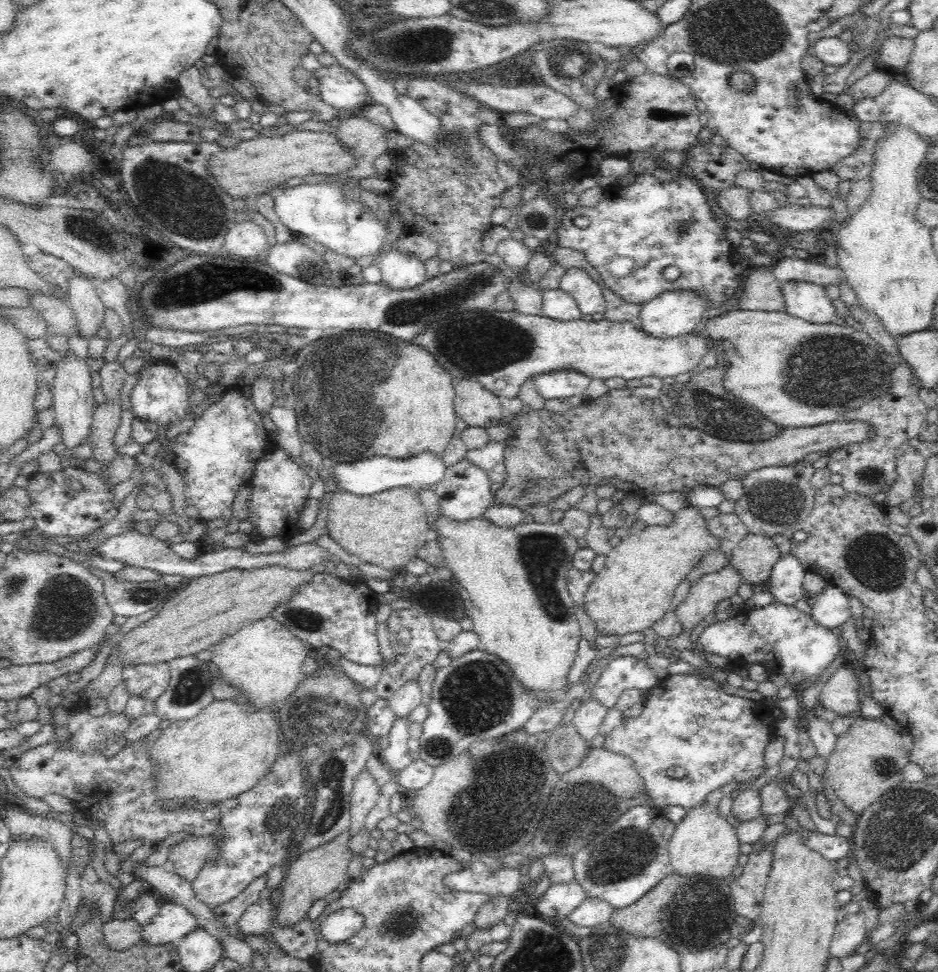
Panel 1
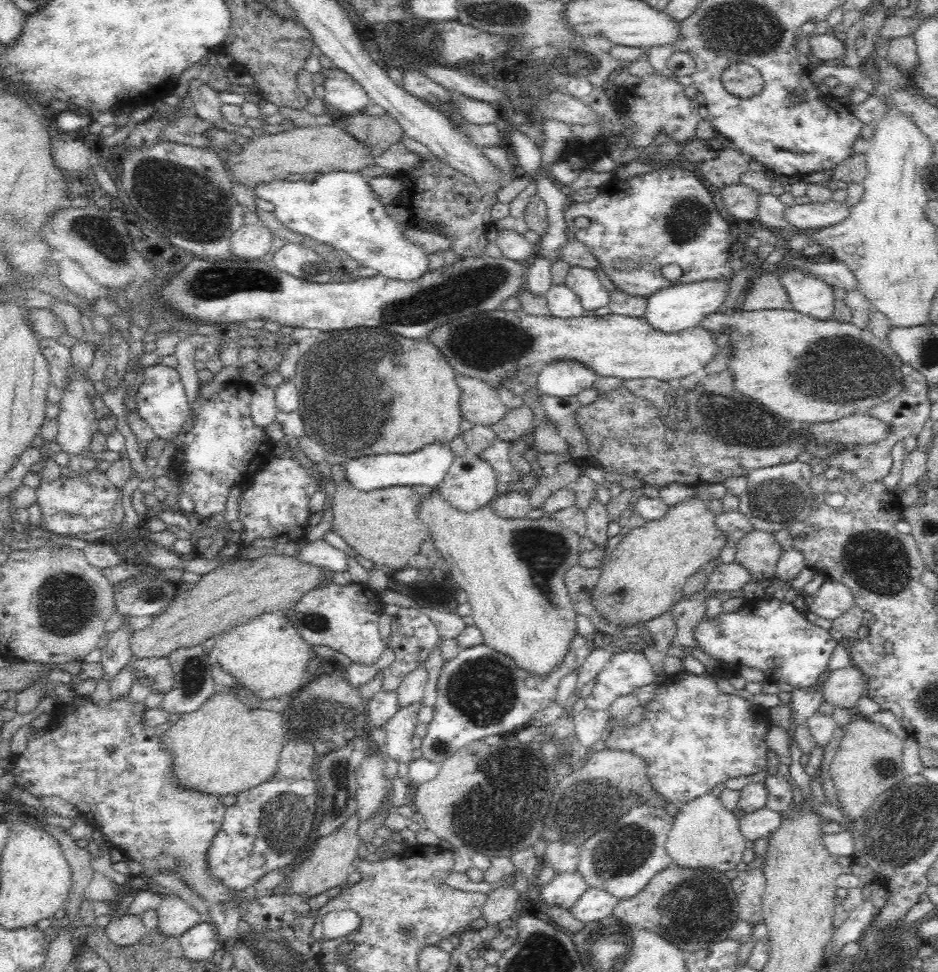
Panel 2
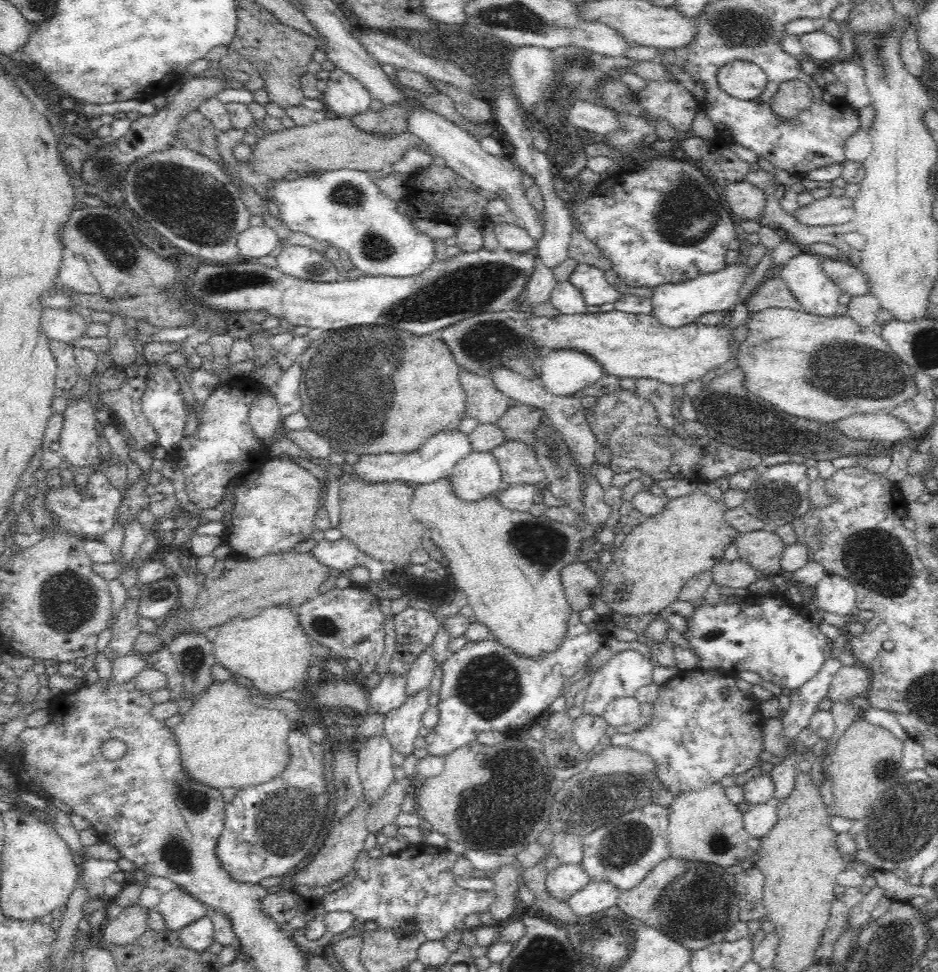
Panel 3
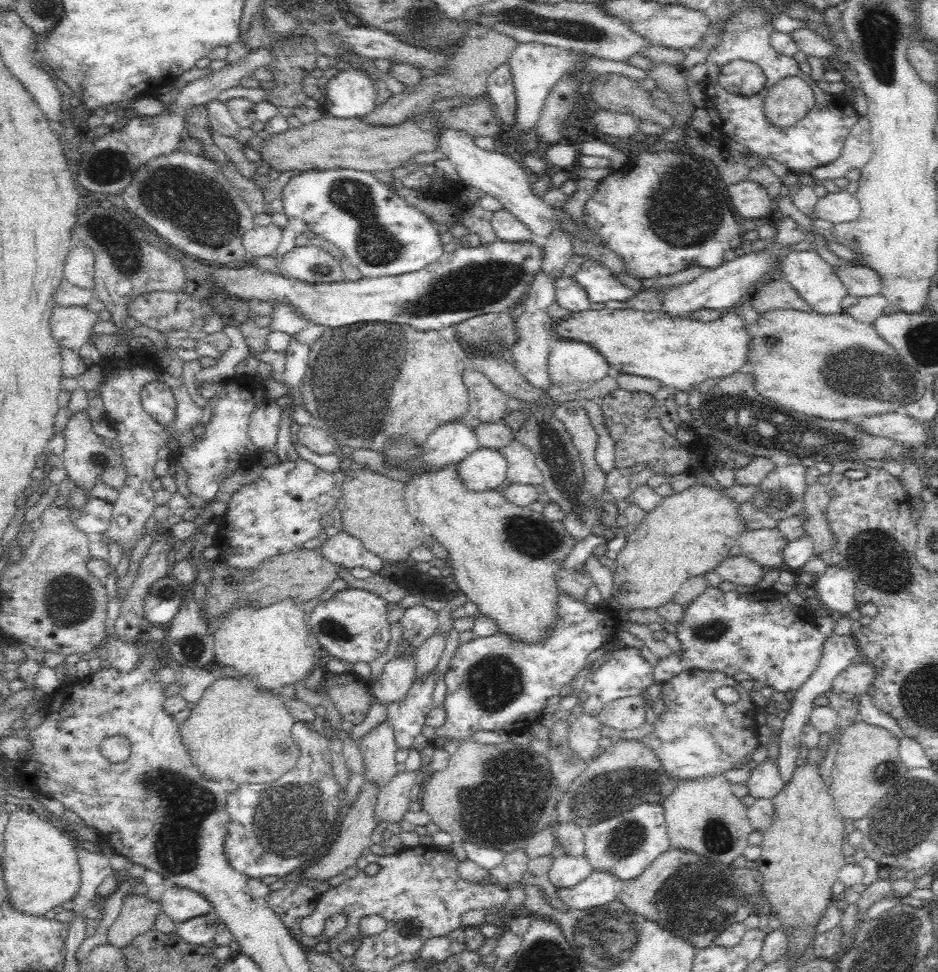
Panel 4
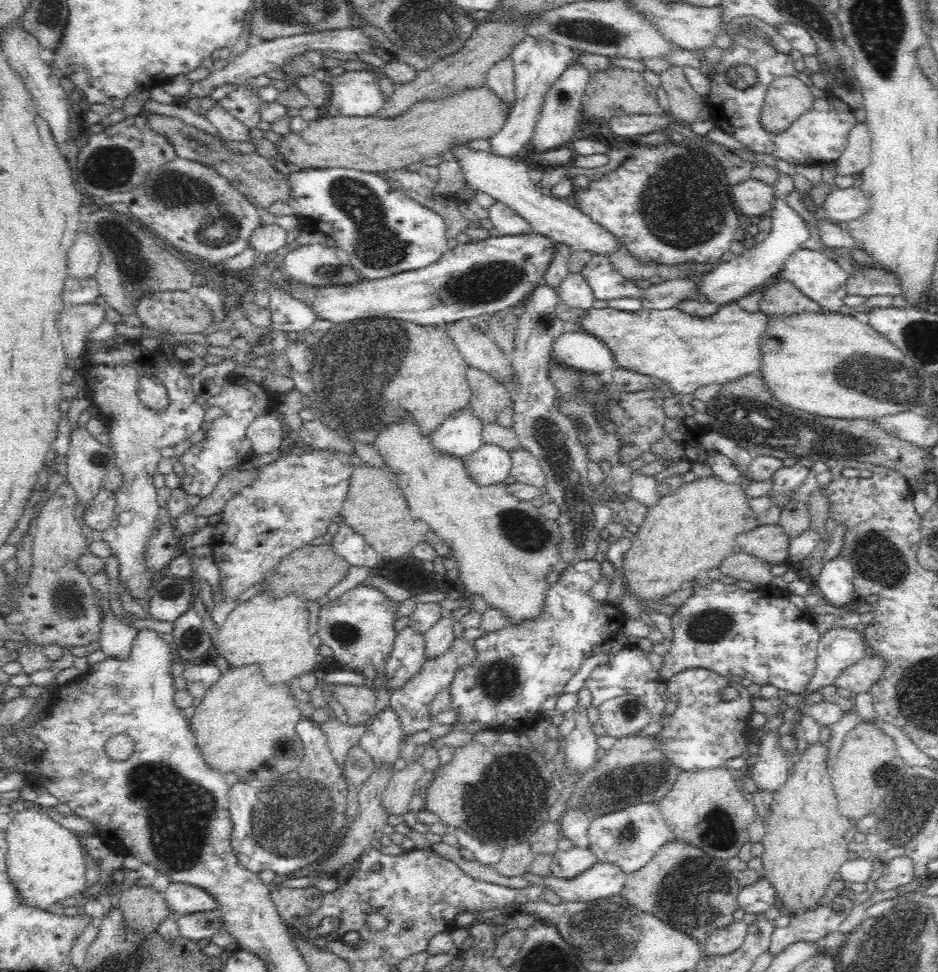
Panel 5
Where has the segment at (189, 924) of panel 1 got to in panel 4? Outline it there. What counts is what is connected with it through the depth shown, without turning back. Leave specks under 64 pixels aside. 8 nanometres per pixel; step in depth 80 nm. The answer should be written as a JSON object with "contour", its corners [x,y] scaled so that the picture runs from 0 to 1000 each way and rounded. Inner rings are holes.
{"contour":[[[186,910],[177,913],[170,926],[174,938],[189,952],[200,944],[222,940],[226,936],[224,928],[212,918]]]}

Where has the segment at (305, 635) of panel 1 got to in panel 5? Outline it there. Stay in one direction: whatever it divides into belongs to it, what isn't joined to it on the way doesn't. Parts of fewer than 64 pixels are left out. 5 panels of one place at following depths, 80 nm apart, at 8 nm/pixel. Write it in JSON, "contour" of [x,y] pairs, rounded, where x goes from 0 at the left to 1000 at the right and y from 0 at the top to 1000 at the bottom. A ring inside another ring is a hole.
{"contour":[[[384,601],[371,607],[364,615],[343,622],[338,644],[338,654],[356,670],[356,679],[383,691],[396,685],[405,693],[410,693],[412,681],[416,679],[422,656],[421,640],[426,619],[414,615],[399,603]]]}

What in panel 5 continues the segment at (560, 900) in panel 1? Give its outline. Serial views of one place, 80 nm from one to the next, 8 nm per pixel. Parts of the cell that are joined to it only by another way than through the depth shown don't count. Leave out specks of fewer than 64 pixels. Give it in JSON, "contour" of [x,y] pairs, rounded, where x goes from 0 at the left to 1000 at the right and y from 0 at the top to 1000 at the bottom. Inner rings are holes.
{"contour":[[[611,868],[606,874],[594,873],[588,879],[586,895],[593,903],[612,903],[614,899],[627,895],[635,887],[635,879],[630,876],[628,870]]]}

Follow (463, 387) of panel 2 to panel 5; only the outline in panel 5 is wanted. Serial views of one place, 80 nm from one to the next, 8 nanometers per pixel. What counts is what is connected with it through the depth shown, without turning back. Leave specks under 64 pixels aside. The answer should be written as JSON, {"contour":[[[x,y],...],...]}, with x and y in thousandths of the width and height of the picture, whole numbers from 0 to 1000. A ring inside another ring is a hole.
{"contour":[[[499,378],[498,392],[502,397],[502,420],[516,435],[527,435],[534,422],[545,419],[547,414],[543,400],[525,386],[507,379]]]}

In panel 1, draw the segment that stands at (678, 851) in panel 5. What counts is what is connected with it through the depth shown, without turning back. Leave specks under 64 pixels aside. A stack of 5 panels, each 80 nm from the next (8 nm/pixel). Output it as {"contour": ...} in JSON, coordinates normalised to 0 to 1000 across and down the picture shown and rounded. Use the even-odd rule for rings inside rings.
{"contour":[[[717,897],[701,905],[699,912],[695,912],[674,930],[655,935],[649,949],[674,963],[696,963],[725,983],[730,983],[732,978],[753,977],[774,970],[779,964],[778,952],[788,941],[783,932],[780,913],[772,903],[747,899],[727,901]]]}

